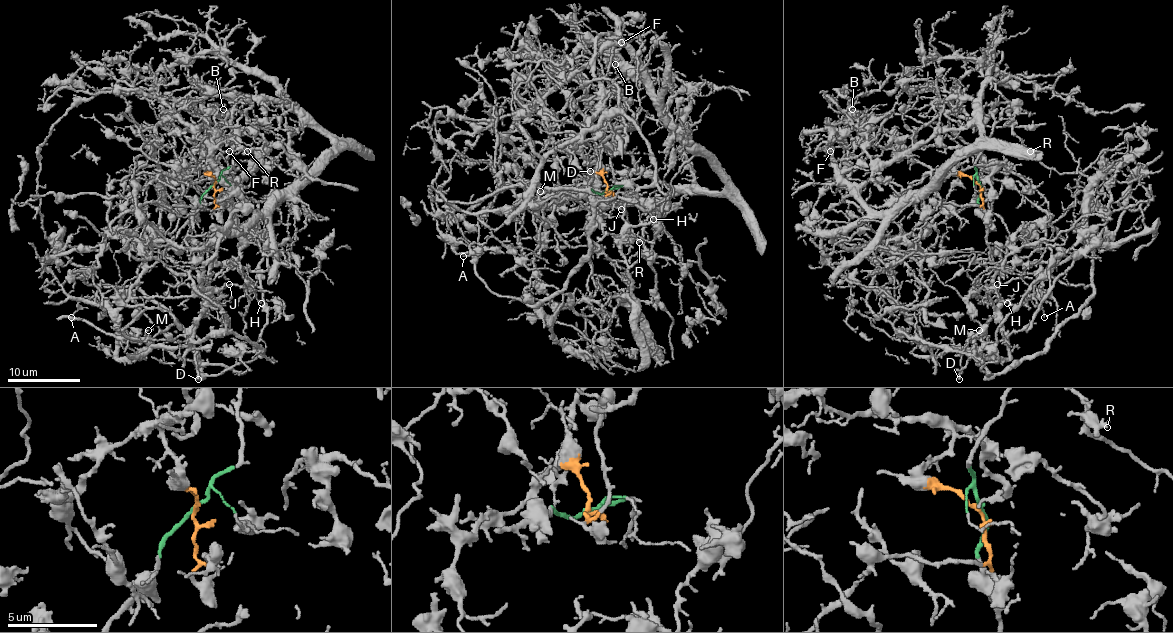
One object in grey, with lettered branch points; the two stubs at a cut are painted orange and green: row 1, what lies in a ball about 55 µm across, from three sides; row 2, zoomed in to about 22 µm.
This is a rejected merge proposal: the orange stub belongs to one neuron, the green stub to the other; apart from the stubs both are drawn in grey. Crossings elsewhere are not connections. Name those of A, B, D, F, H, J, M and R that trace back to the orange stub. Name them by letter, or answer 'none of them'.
B, F, R

